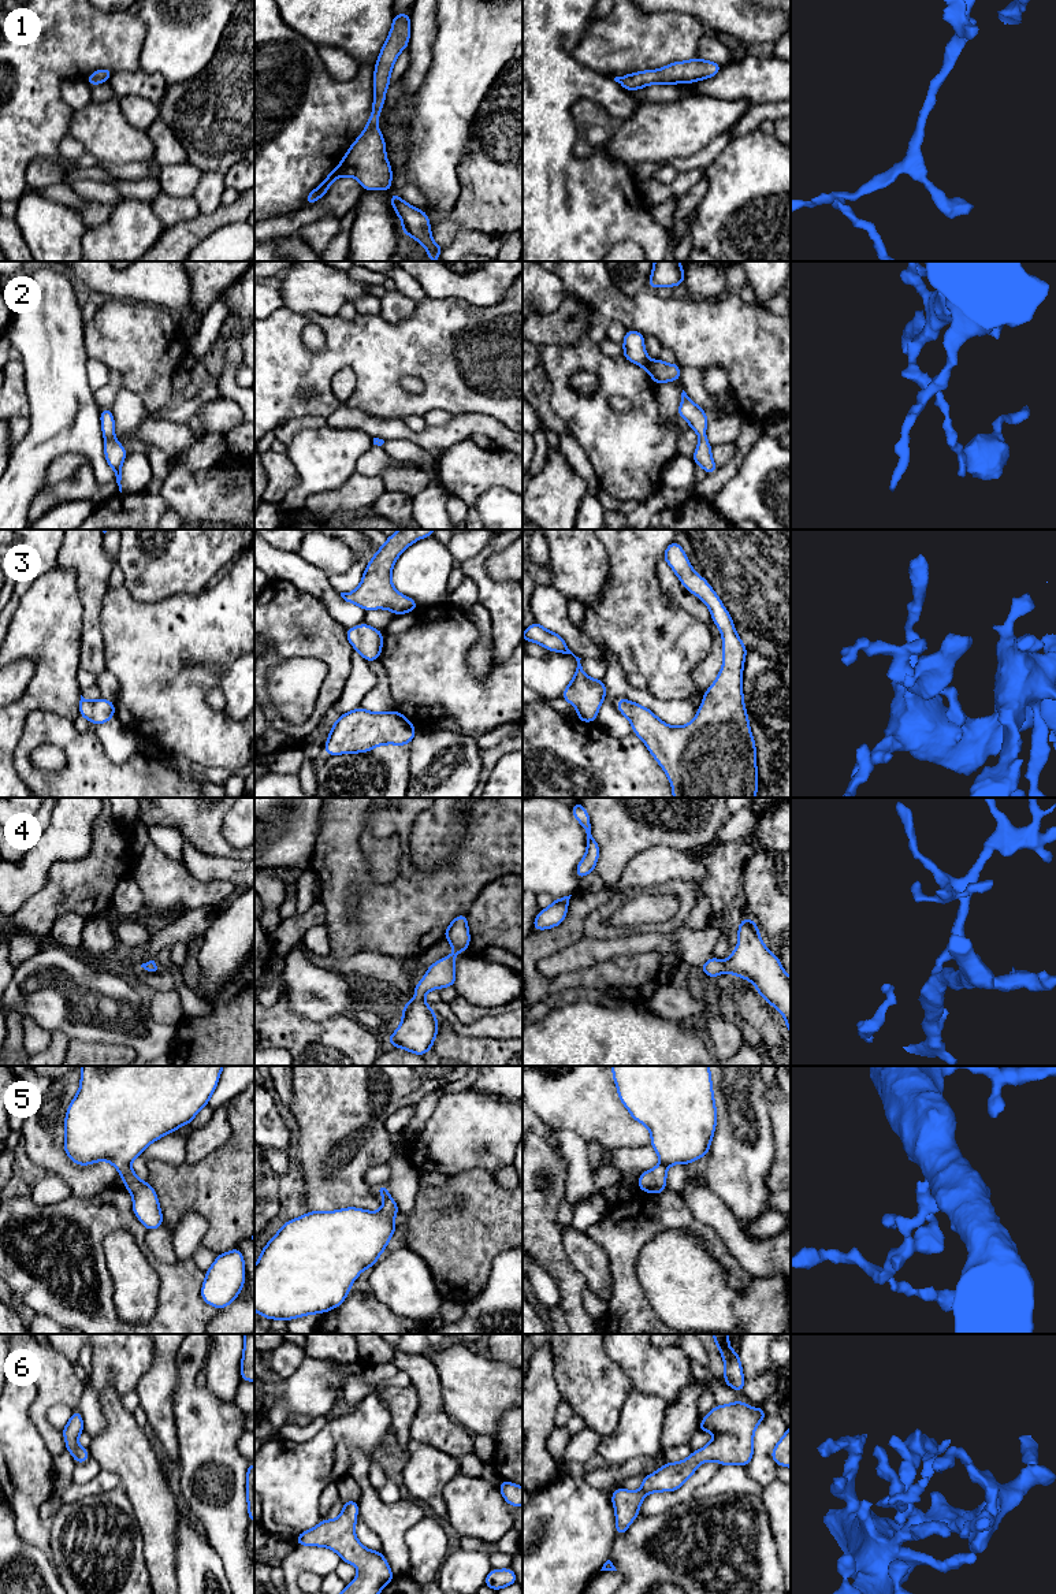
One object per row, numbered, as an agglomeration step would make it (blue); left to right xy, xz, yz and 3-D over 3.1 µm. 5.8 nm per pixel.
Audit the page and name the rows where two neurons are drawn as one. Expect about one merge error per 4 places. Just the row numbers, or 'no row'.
no row

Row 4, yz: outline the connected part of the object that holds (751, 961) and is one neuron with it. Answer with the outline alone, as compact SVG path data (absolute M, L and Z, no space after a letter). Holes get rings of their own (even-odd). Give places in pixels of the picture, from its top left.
M743 917L737 928L737 947L729 958L722 962L711 956L699 969L713 978L726 971L751 981L766 1003L773 1004L785 1018L791 1036L791 977L778 956L766 948L758 930L752 919Z

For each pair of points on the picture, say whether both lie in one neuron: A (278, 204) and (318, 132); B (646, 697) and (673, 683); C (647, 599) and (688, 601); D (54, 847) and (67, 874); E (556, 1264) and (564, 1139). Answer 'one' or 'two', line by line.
A: one
B: two
C: two
D: two
E: two

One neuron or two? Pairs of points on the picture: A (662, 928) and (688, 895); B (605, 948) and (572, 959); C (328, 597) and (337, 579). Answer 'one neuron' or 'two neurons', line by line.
A: one neuron
B: one neuron
C: two neurons

